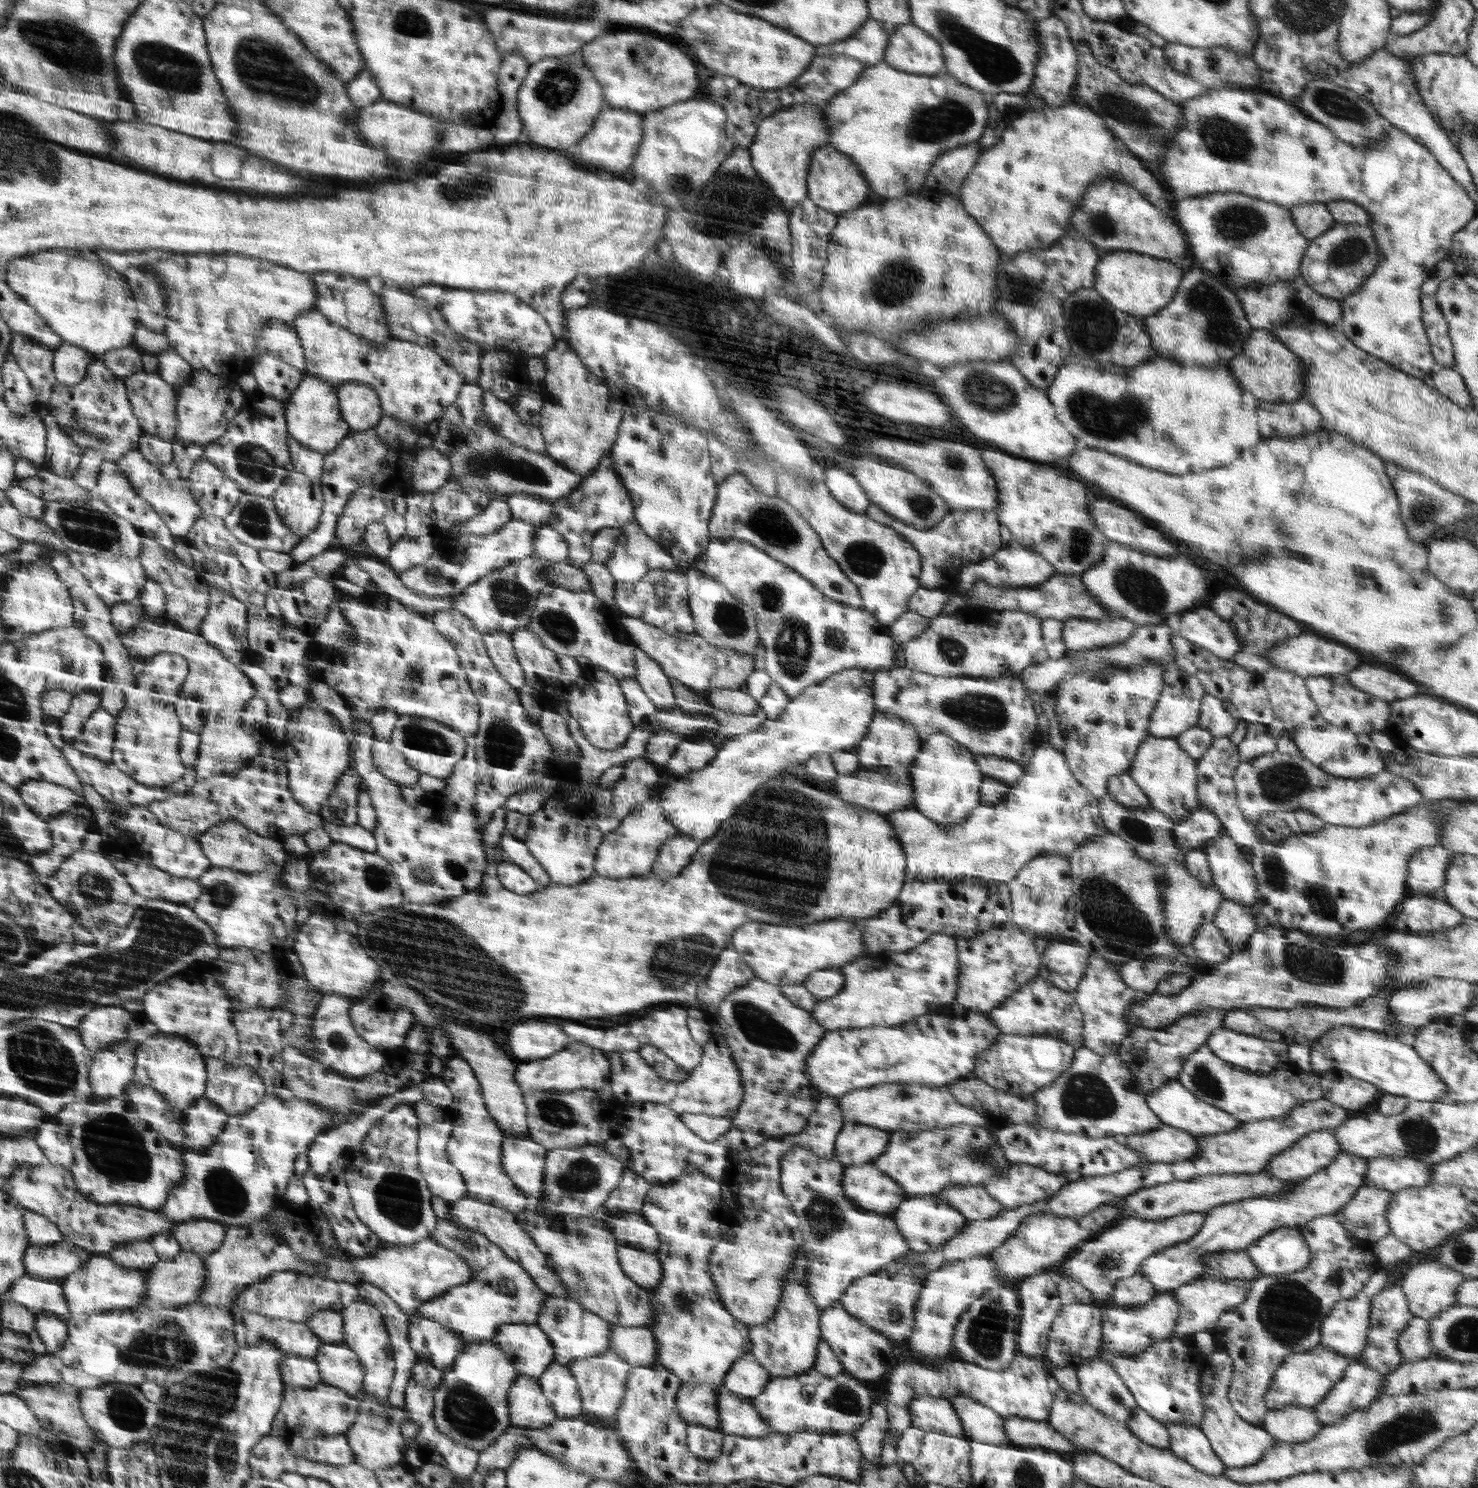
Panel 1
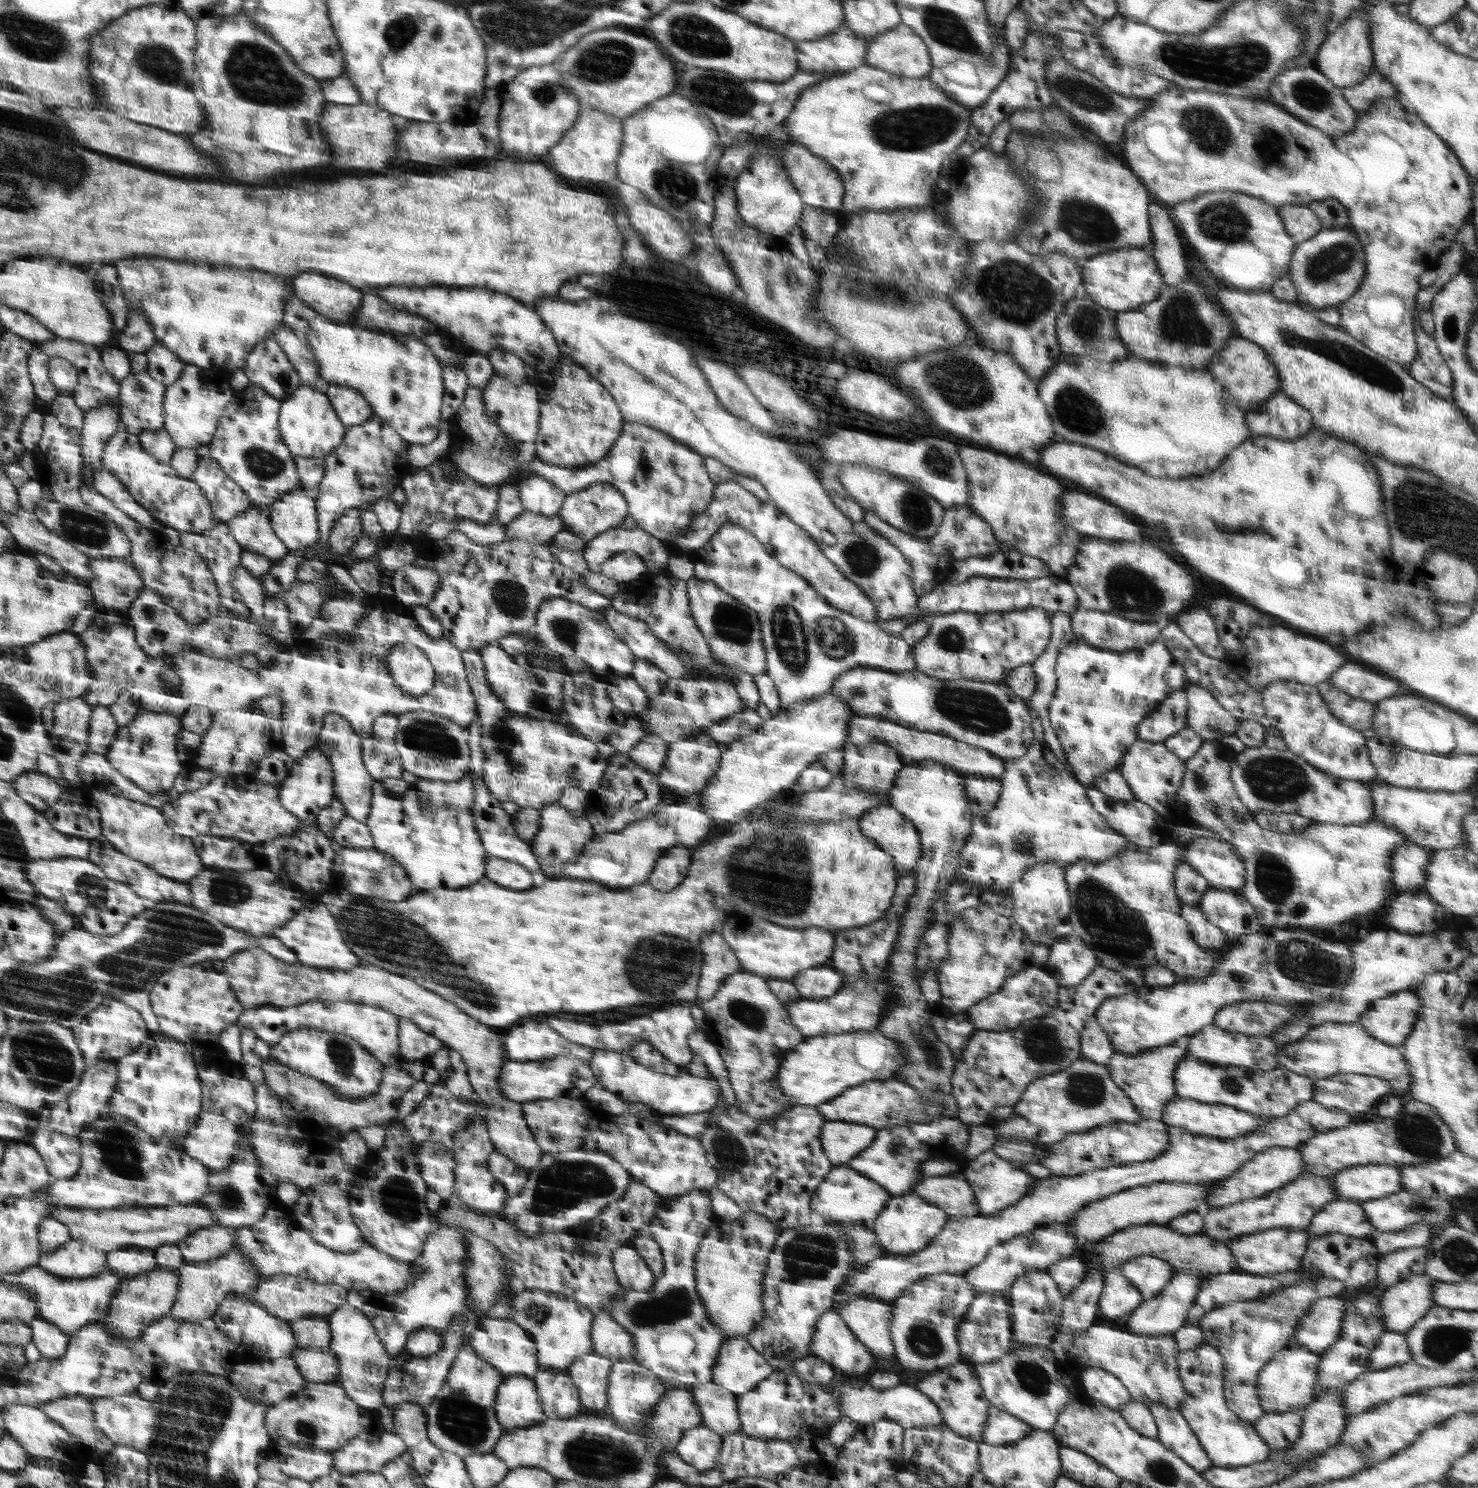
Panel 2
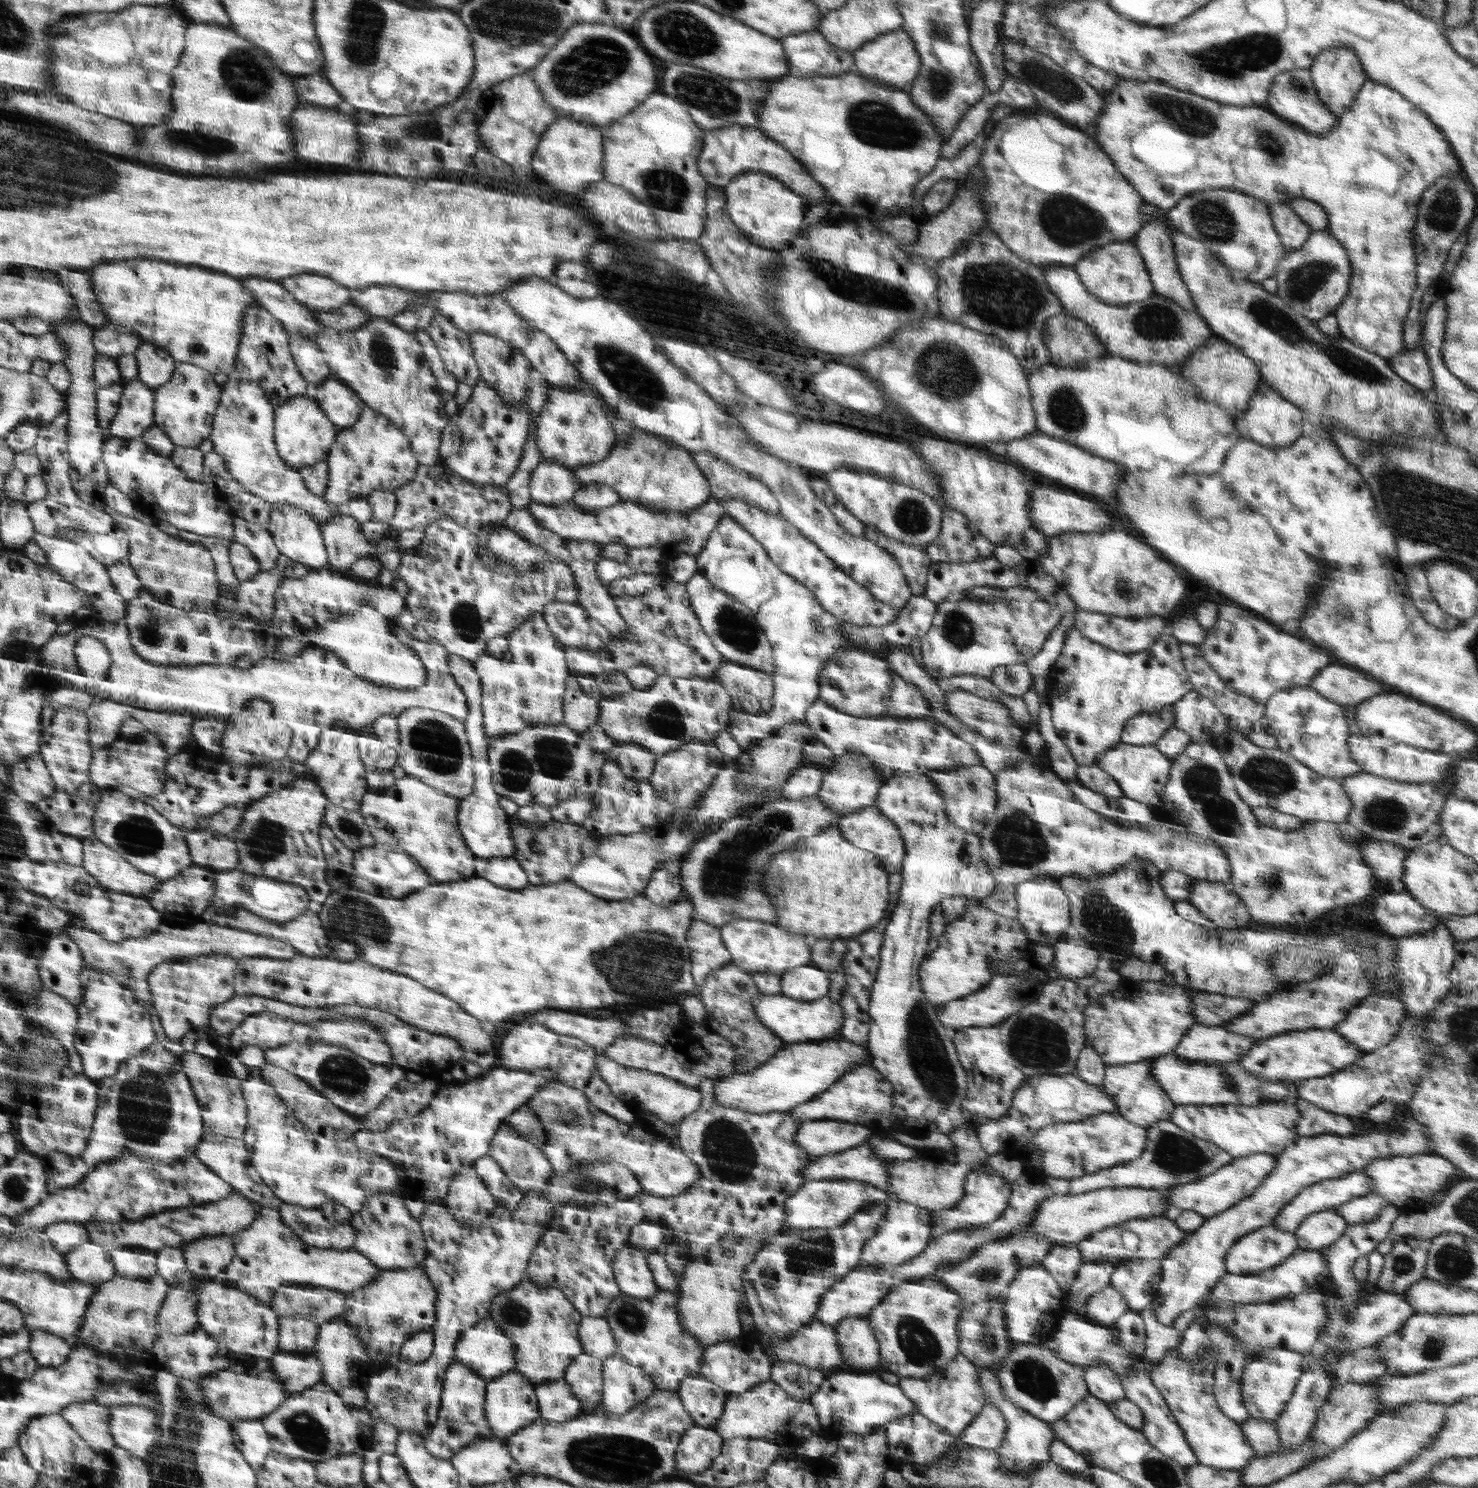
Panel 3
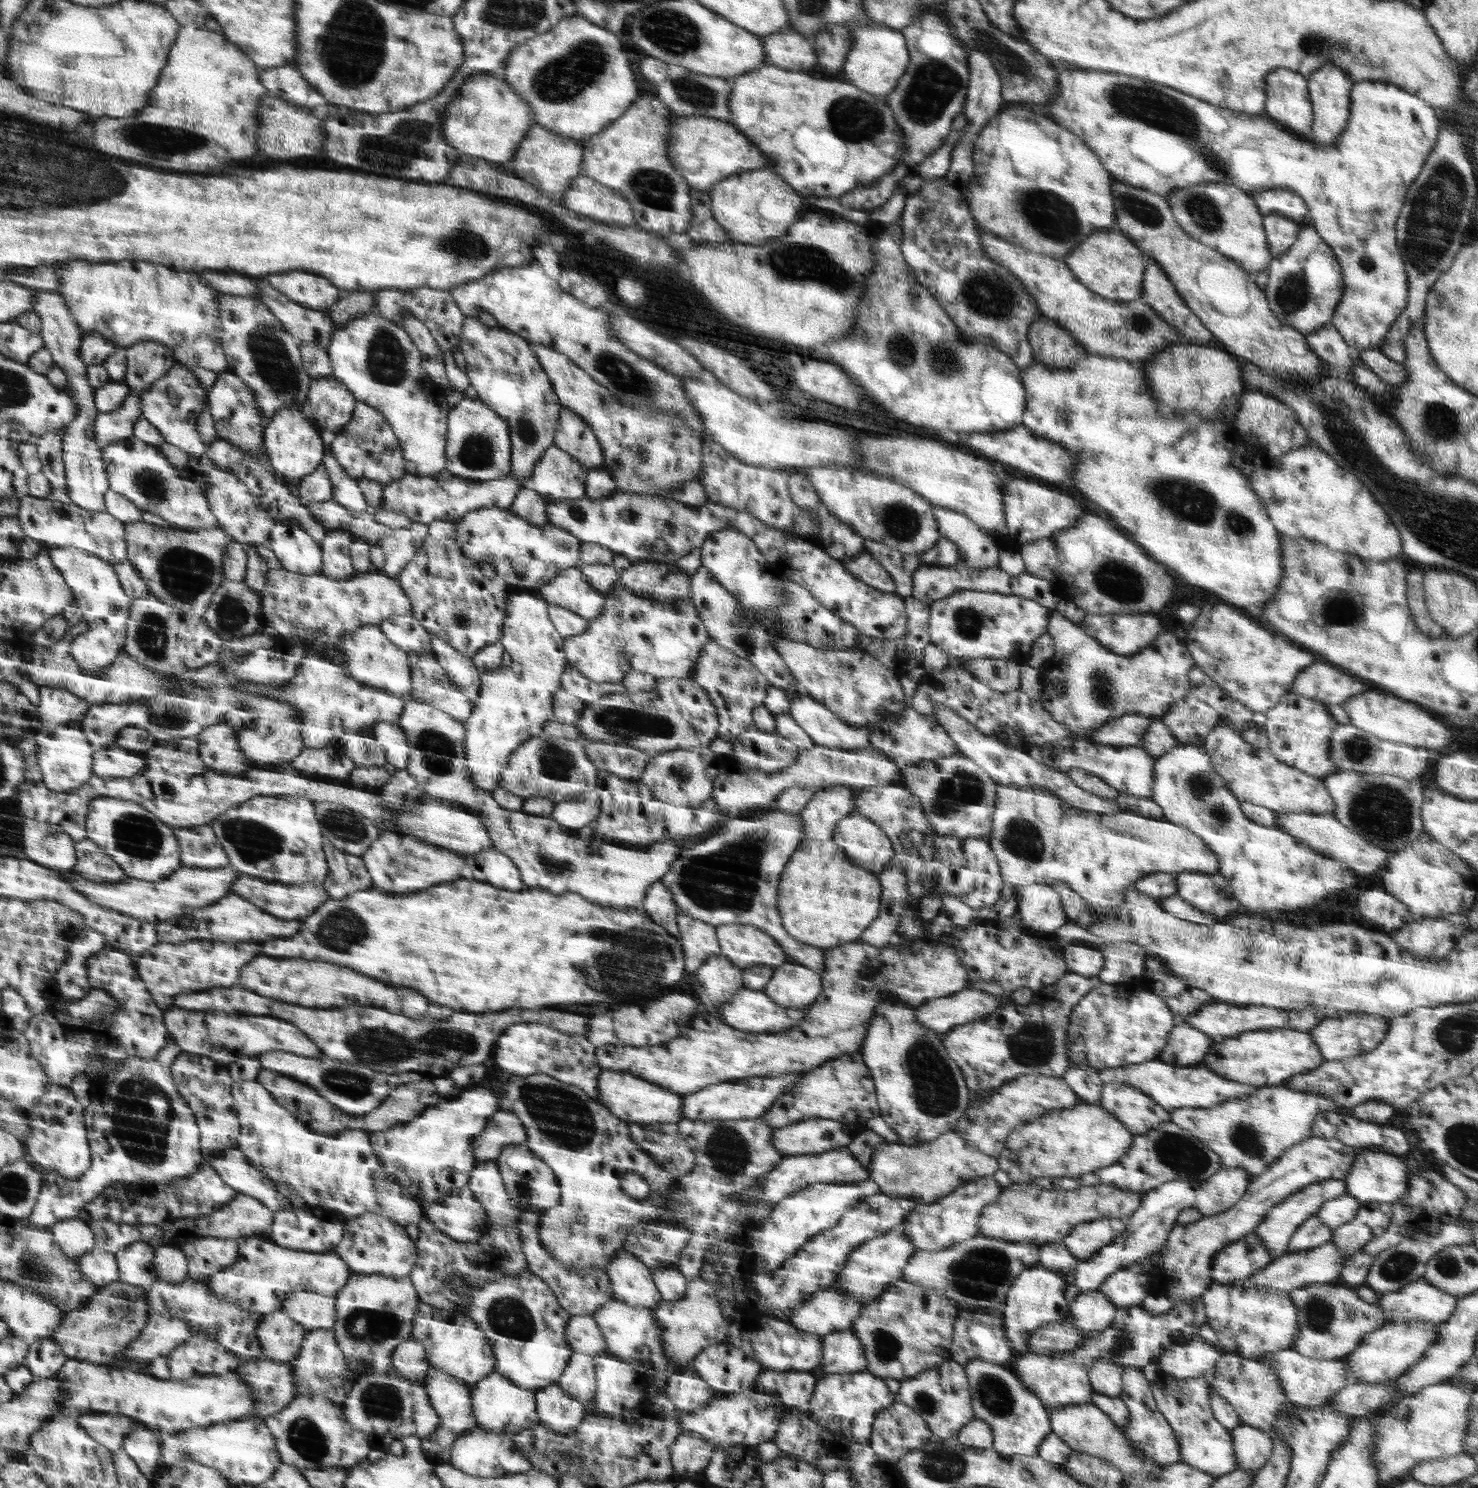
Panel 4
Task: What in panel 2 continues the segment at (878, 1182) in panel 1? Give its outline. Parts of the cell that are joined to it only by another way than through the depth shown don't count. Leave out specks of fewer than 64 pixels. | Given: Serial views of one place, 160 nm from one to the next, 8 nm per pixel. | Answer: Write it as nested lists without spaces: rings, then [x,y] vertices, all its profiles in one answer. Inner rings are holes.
[[[840,1165],[833,1167],[810,1198],[812,1211],[822,1216],[825,1223],[832,1223],[832,1221],[852,1223],[873,1222],[883,1213],[892,1197],[893,1194],[888,1193],[888,1190],[875,1180],[870,1180],[847,1165]]]

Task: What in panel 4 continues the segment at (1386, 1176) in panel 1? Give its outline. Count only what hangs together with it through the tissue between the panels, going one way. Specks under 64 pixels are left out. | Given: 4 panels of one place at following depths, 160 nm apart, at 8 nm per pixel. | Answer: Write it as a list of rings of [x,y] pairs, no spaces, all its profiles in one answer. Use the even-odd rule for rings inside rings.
[[[1323,1180],[1301,1188],[1298,1192],[1294,1192],[1292,1196],[1288,1196],[1286,1200],[1282,1200],[1280,1204],[1276,1204],[1272,1210],[1268,1210],[1268,1216],[1264,1216],[1264,1220],[1256,1226],[1254,1234],[1264,1241],[1264,1245],[1272,1255],[1273,1261],[1287,1254],[1291,1237],[1300,1227],[1300,1224],[1314,1216],[1322,1208],[1324,1202],[1346,1195],[1346,1189],[1344,1180]]]

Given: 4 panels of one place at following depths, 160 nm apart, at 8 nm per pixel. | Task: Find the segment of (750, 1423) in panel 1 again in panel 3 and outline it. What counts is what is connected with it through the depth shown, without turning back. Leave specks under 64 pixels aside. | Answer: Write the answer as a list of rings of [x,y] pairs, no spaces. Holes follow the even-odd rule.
[[[702,1374],[687,1376],[676,1391],[696,1425],[712,1427],[718,1423],[726,1406],[727,1391]]]

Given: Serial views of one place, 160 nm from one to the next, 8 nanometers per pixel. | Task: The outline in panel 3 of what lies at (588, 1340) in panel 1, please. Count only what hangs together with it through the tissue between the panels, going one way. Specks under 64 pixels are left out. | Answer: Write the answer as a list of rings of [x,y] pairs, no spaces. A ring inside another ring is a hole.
[[[524,1278],[512,1290],[491,1300],[489,1317],[516,1345],[515,1370],[534,1385],[562,1379],[574,1358],[584,1351],[579,1340],[582,1313],[559,1288],[537,1285]]]

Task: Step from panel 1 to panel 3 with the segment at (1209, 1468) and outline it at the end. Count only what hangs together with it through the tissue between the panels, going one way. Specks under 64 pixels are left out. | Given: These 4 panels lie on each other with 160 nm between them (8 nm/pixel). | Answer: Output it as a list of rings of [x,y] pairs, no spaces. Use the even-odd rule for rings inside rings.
[[[1136,1363],[1127,1375],[1120,1377],[1125,1398],[1133,1402],[1142,1410],[1144,1415],[1144,1424],[1139,1428],[1146,1440],[1157,1448],[1165,1457],[1174,1459],[1182,1467],[1194,1466],[1197,1462],[1195,1452],[1190,1448],[1184,1438],[1183,1430],[1178,1426],[1176,1419],[1169,1411],[1167,1402],[1160,1394],[1160,1391],[1153,1385],[1149,1370],[1144,1363]]]

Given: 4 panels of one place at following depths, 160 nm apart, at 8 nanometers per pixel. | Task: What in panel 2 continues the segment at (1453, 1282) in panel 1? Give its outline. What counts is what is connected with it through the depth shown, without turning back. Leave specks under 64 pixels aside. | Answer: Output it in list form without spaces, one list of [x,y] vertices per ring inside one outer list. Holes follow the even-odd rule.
[[[1426,1273],[1414,1275],[1381,1295],[1379,1316],[1388,1333],[1405,1334],[1435,1306],[1433,1284],[1436,1281]]]

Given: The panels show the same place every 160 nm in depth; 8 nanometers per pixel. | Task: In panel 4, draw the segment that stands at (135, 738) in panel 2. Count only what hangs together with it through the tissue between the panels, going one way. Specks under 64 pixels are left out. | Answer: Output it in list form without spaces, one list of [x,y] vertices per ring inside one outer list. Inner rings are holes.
[[[108,748],[96,752],[95,755],[95,776],[102,778],[118,778],[126,776],[132,778],[140,774],[145,766],[142,750],[122,750],[122,748]]]

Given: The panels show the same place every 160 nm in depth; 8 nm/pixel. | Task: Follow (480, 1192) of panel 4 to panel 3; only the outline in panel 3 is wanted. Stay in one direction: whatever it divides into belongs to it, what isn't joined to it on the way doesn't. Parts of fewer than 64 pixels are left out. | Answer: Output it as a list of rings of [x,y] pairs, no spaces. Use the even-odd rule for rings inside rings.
[[[483,1156],[480,1164],[475,1162],[474,1169],[483,1180],[488,1192],[496,1198],[496,1205],[508,1211],[516,1211],[523,1194],[518,1191],[507,1176],[504,1176],[500,1165],[491,1157]]]

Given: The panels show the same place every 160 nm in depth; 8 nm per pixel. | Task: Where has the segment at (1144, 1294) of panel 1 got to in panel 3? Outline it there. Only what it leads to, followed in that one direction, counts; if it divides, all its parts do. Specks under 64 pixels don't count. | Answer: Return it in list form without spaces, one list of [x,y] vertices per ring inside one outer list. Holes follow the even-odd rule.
[[[1108,1285],[1084,1303],[1083,1317],[1093,1323],[1110,1327],[1128,1310],[1125,1296]]]

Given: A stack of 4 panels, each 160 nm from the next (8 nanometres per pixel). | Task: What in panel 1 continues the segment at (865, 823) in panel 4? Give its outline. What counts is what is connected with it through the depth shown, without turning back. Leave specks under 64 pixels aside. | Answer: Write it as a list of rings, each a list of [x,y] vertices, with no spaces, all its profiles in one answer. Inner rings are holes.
[[[1045,740],[1042,742],[1032,760],[1023,766],[1024,776],[1011,784],[1010,794],[1004,800],[987,806],[980,804],[968,818],[960,824],[939,826],[915,808],[884,814],[891,821],[896,836],[902,841],[904,853],[907,854],[906,882],[932,882],[932,878],[981,879],[983,882],[995,880],[1006,882],[1014,880],[1019,871],[1041,855],[1061,855],[1068,858],[1081,844],[1095,836],[1108,832],[1100,816],[1098,799],[1083,788],[1069,769],[1063,752],[1055,750]]]

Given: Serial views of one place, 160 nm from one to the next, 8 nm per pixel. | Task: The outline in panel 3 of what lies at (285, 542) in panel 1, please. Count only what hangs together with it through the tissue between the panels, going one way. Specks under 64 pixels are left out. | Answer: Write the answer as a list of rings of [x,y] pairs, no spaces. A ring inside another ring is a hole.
[[[236,518],[234,520],[234,531],[232,540],[239,542],[258,560],[261,571],[272,570],[281,552],[276,547],[274,537],[268,529],[262,528],[252,521],[244,521]]]

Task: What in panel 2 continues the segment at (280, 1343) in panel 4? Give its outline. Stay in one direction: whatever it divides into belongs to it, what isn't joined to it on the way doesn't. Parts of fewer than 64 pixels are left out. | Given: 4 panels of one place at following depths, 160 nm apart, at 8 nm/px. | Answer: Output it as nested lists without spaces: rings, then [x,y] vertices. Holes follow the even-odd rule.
[[[326,1316],[298,1319],[288,1323],[300,1349],[322,1349],[329,1347],[332,1342],[331,1325]]]

